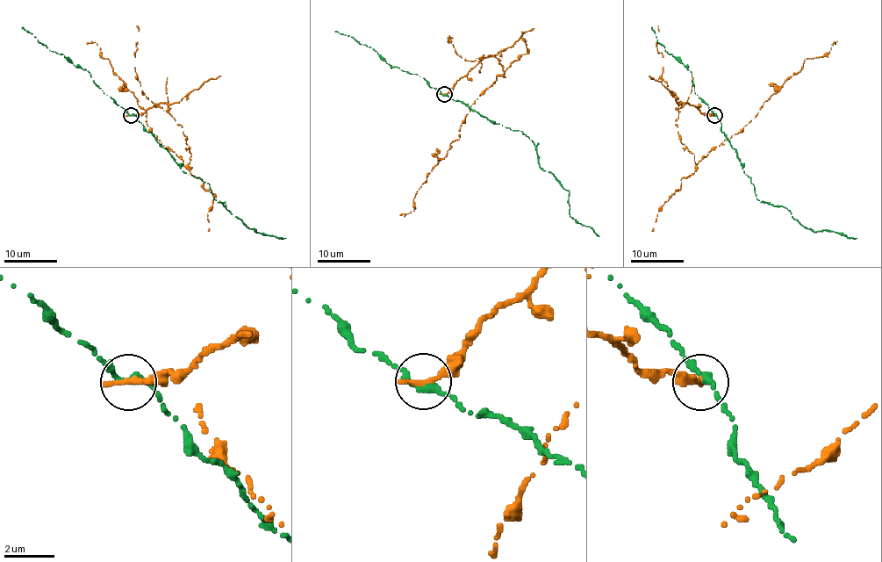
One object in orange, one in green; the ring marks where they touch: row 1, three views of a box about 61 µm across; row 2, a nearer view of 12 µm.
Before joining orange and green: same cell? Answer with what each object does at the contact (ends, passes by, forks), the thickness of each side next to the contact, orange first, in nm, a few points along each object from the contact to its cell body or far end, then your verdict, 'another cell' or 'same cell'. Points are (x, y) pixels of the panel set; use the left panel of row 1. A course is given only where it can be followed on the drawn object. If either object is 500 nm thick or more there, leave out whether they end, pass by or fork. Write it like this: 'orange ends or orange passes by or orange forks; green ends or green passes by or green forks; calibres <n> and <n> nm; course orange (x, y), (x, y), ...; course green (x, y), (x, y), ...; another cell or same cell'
orange ends; green passes by; calibres 320 and 280 nm; course orange (132, 116), (163, 103), (182, 126), (190, 162), (184, 166), (151, 133), (146, 109), (96, 41), (86, 44); course green (132, 116), (167, 150), (182, 171), (208, 183), (218, 202), (231, 212), (256, 233), (285, 238); another cell

